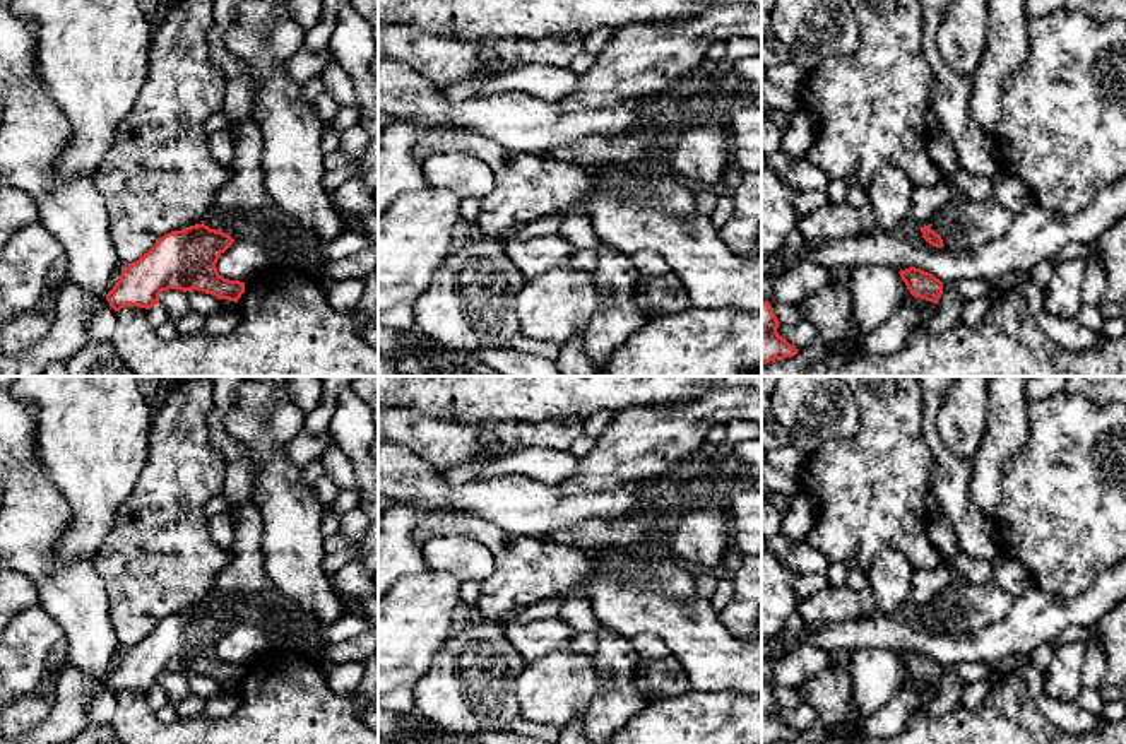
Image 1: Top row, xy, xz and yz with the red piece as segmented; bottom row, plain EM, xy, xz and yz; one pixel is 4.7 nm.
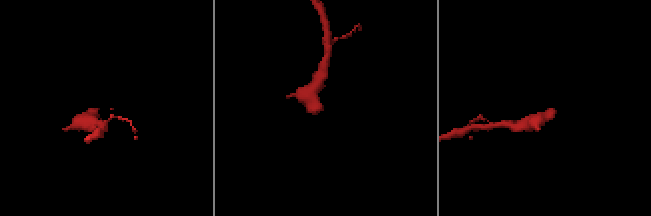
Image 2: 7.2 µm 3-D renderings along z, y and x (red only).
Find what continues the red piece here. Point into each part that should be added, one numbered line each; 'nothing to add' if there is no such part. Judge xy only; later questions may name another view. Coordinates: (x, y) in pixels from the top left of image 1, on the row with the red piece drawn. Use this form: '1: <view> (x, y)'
1: xy (267, 228)

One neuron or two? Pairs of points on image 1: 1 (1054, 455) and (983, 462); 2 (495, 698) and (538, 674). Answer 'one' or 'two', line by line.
1: two
2: two

